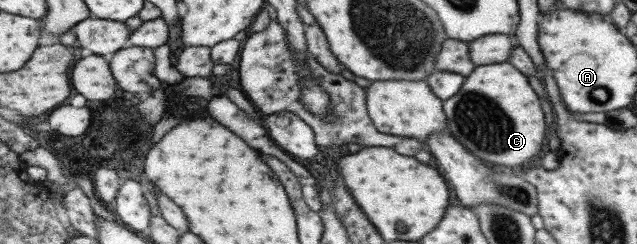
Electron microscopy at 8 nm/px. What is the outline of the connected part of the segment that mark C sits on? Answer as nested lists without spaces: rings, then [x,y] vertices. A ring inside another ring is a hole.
[[[511,62],[478,66],[465,78],[461,91],[446,101],[449,133],[480,160],[521,165],[535,159],[547,139],[547,119],[527,74]]]

